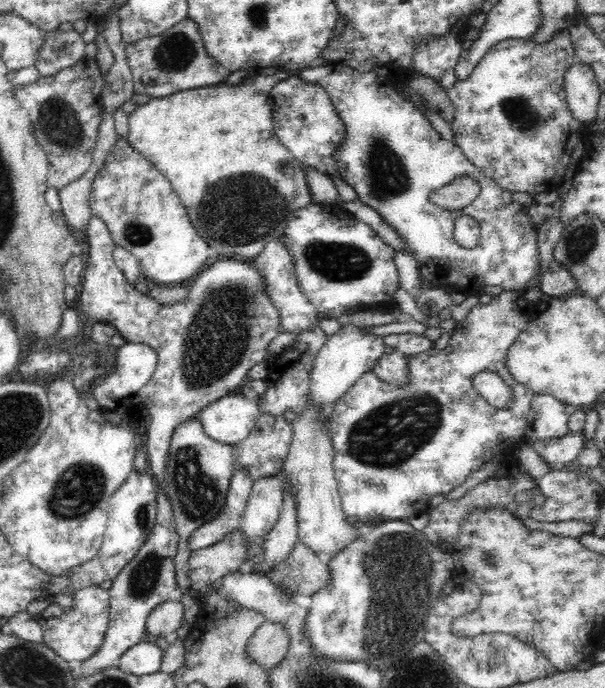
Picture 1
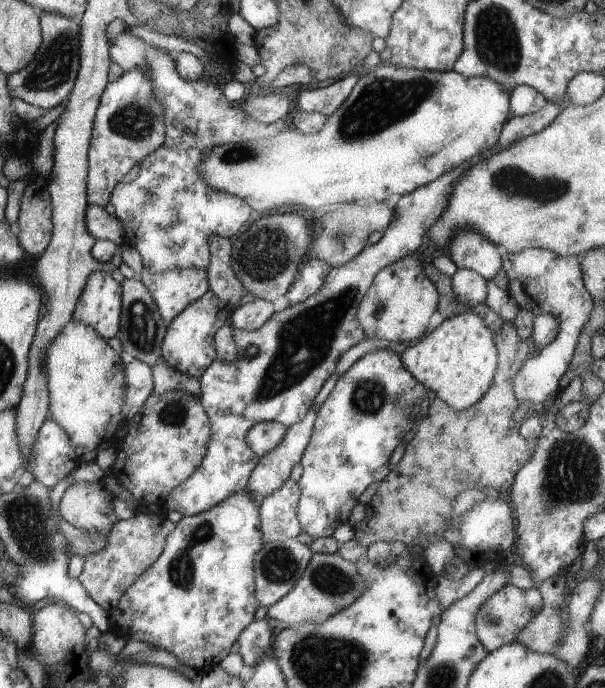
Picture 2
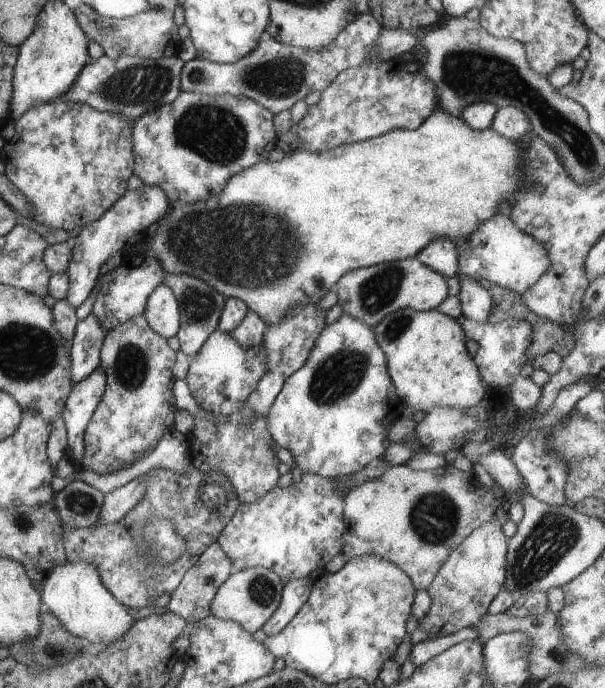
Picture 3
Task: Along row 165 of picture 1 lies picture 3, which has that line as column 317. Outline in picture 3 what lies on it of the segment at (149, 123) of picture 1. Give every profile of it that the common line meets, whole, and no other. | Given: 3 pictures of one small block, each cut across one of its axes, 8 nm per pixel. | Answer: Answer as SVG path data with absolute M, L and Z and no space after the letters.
M437 109L434 111L432 116L429 116L426 119L426 122L422 122L422 126L420 128L415 128L414 130L391 130L382 136L377 136L376 138L371 138L370 140L364 140L364 142L354 142L354 144L341 144L336 148L332 148L332 150L326 150L326 152L320 152L320 154L312 154L312 152L304 152L304 150L294 149L285 152L285 155L282 157L282 160L277 162L260 162L260 164L255 164L250 168L244 169L242 172L235 174L230 177L228 180L228 184L226 184L226 188L218 194L218 196L212 196L208 200L204 202L196 202L196 204L186 204L186 202L180 202L180 200L176 200L176 202L171 202L169 205L168 212L166 212L166 216L162 218L160 224L158 224L158 232L152 236L150 240L138 241L136 244L140 242L145 242L146 246L144 246L144 250L146 250L147 256L154 256L160 264L162 264L162 268L166 270L166 272L170 272L170 274L190 274L190 276L196 276L196 278L200 278L200 280L204 280L204 282L208 282L214 290L218 290L220 294L224 294L227 297L234 297L240 300L243 300L250 311L256 312L264 322L268 326L276 326L276 324L280 324L280 320L284 318L284 316L288 316L288 312L290 312L290 308L294 306L294 304L318 304L330 289L344 276L347 272L351 270L356 270L359 268L368 268L372 265L382 264L394 262L394 260L406 260L407 258L414 258L417 256L418 252L424 250L430 242L433 240L438 240L438 238L450 238L450 240L457 241L462 238L462 236L470 236L482 222L486 222L486 220L490 220L490 218L494 218L496 214L500 213L500 206L502 203L506 201L512 201L513 194L516 194L518 190L520 190L520 186L522 186L522 180L524 180L524 172L522 172L522 154L524 154L524 145L523 142L514 142L514 140L508 140L508 138L504 138L504 136L500 136L498 132L494 132L492 127L486 128L484 130L476 130L474 128L470 128L464 119L461 116L457 116L456 114L450 113L444 109Z

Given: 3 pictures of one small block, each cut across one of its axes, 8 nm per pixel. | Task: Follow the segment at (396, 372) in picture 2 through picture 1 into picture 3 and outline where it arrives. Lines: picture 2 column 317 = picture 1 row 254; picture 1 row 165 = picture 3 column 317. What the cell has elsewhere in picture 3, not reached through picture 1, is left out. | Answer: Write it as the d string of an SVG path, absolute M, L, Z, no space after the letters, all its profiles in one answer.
M343 313L337 321L332 322L332 324L325 326L322 329L322 332L320 332L318 338L316 338L314 348L310 351L310 356L304 363L304 366L286 379L280 394L276 396L274 404L270 407L270 412L267 416L268 432L270 432L272 440L277 446L286 448L292 454L294 461L292 466L290 466L291 472L298 467L301 470L302 475L312 474L312 476L322 476L322 478L350 476L358 472L358 470L362 470L362 468L367 465L375 463L376 459L383 456L386 448L390 446L390 442L388 441L390 427L402 413L403 408L405 407L398 398L394 384L392 384L390 375L388 374L386 355L376 340L373 328L366 326L364 322L360 322L360 320L352 318L352 316Z

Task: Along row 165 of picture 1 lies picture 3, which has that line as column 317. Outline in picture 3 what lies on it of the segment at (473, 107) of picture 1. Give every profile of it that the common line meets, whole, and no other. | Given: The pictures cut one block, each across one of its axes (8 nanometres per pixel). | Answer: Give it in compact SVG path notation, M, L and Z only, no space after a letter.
M303 474L298 482L293 482L290 486L272 488L259 501L239 503L232 520L216 540L232 560L235 571L264 567L278 574L285 584L292 579L308 577L314 570L324 568L336 554L342 553L342 536L346 530L343 496L334 488L334 484L338 484L338 477L322 478Z

